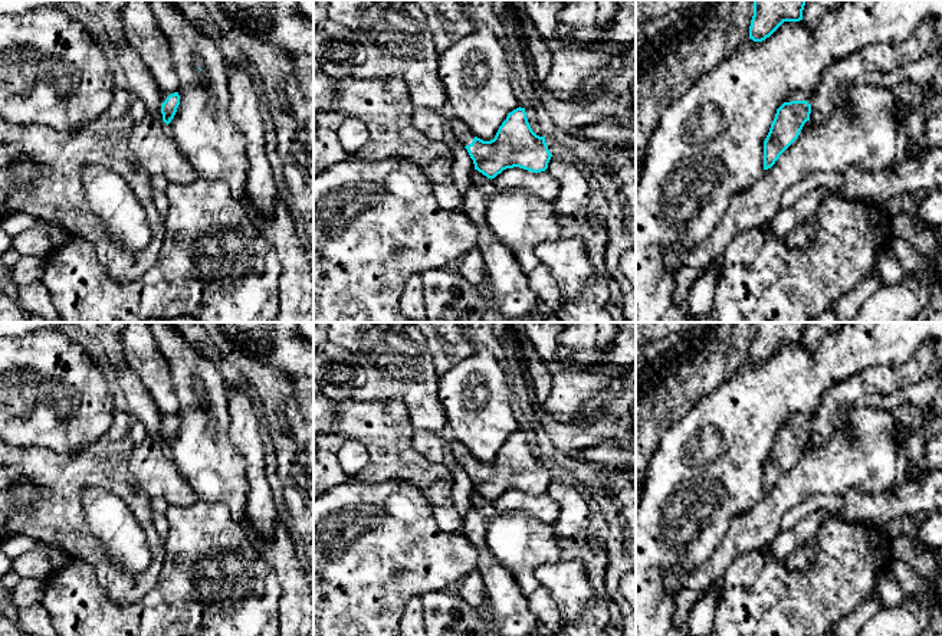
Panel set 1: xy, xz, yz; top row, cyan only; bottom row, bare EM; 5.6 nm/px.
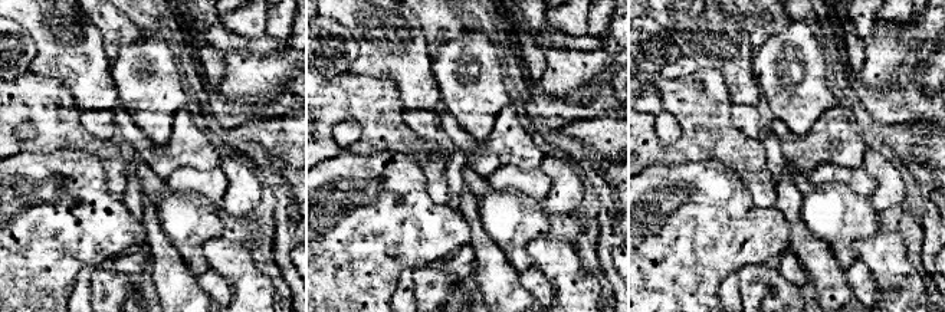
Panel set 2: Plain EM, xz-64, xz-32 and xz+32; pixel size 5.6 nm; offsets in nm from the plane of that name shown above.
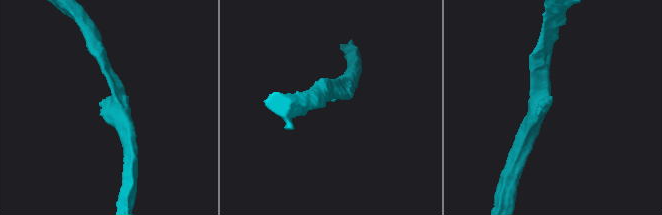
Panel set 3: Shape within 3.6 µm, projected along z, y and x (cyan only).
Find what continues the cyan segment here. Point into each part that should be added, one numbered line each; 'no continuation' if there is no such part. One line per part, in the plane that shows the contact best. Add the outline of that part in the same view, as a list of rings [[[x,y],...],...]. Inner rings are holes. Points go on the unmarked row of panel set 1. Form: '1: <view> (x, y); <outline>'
1: yz (798, 418); [[[797,413],[792,414],[787,419],[785,424],[791,424],[791,423],[807,423],[808,422],[808,416],[802,414],[802,413]]]

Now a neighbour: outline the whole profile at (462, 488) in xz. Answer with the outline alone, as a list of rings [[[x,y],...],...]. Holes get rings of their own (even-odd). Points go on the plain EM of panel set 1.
[[[460,465],[452,471],[452,481],[452,498],[459,515],[463,518],[472,506],[470,498],[475,492],[475,486],[467,472]]]

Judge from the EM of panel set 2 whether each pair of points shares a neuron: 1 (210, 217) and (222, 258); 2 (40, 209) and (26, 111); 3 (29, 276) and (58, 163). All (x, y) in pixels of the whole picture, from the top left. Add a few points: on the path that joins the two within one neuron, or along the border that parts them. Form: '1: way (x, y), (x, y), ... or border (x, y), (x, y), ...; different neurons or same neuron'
1: border (220, 235), (203, 245), (203, 256), (209, 268); different neurons
2: border (65, 148), (49, 153), (15, 154); different neurons
3: way (19, 248), (19, 204), (32, 191); same neuron

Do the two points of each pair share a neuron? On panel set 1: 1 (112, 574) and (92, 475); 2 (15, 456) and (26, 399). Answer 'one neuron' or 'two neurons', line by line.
1: one neuron
2: two neurons

